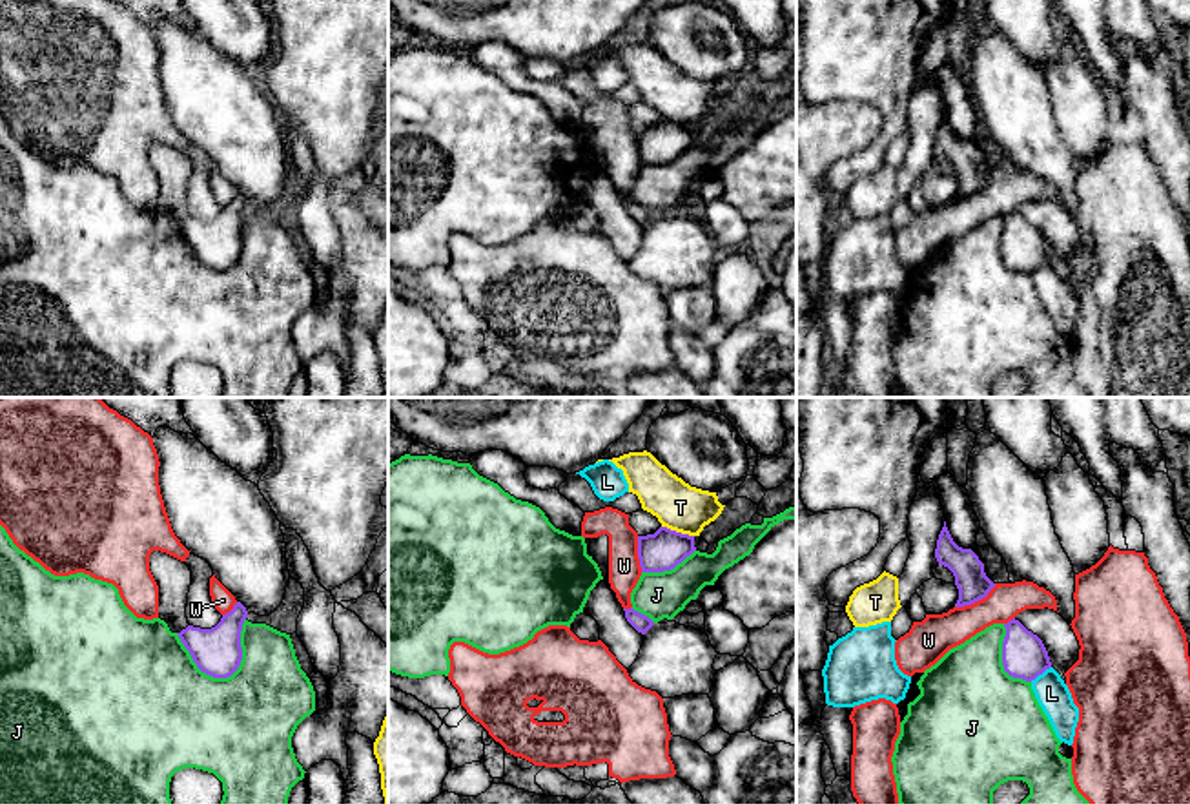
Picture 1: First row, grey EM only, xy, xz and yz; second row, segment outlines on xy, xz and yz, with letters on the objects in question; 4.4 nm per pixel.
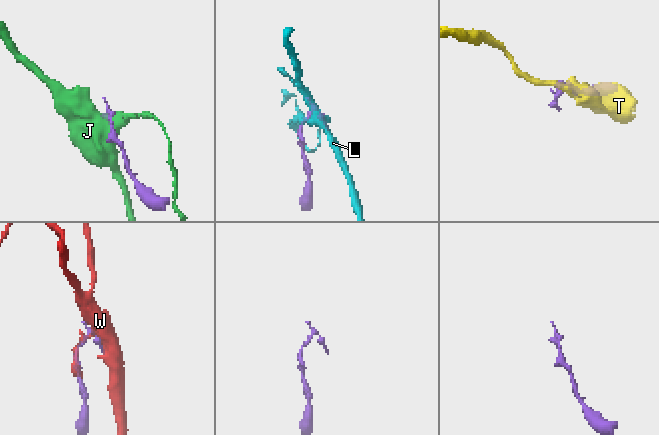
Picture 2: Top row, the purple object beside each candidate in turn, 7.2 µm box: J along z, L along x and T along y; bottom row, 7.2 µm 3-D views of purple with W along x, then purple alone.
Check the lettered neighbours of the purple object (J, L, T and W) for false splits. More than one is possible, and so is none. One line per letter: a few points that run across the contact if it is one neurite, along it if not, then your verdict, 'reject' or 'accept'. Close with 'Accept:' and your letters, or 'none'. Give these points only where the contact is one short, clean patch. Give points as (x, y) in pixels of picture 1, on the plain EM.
J: reject
L: reject
T: reject
W: reject
Accept: none

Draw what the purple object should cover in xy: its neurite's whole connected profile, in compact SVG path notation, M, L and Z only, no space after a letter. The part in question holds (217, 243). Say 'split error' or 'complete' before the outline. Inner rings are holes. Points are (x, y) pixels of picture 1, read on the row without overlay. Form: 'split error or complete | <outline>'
complete | M237 193L215 219L188 217L177 226L202 264L213 270L228 270L242 252L241 222L246 208L246 199Z

